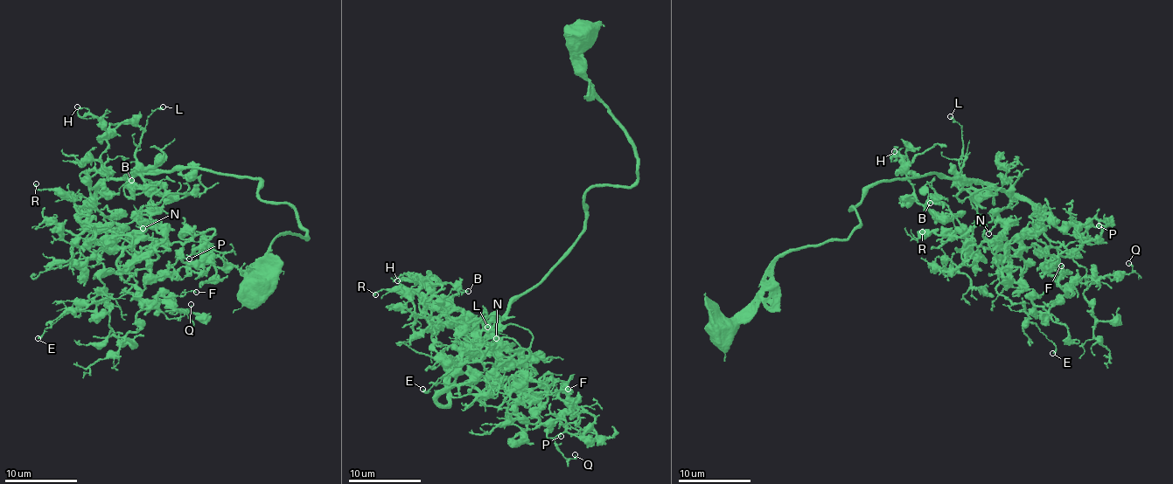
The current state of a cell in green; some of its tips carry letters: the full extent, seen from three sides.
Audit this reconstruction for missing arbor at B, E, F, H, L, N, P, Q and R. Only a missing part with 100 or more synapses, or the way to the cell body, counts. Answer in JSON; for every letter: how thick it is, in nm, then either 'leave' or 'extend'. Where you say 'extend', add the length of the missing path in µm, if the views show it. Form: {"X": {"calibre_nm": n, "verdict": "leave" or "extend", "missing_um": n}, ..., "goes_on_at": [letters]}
{"B": {"calibre_nm": 130, "verdict": "leave"}, "E": {"calibre_nm": 200, "verdict": "leave"}, "F": {"calibre_nm": 110, "verdict": "leave"}, "H": {"calibre_nm": 130, "verdict": "leave"}, "L": {"calibre_nm": 170, "verdict": "leave"}, "N": {"calibre_nm": 140, "verdict": "leave"}, "P": {"calibre_nm": 120, "verdict": "leave"}, "Q": {"calibre_nm": 130, "verdict": "leave"}, "R": {"calibre_nm": 160, "verdict": "leave"}, "goes_on_at": []}

